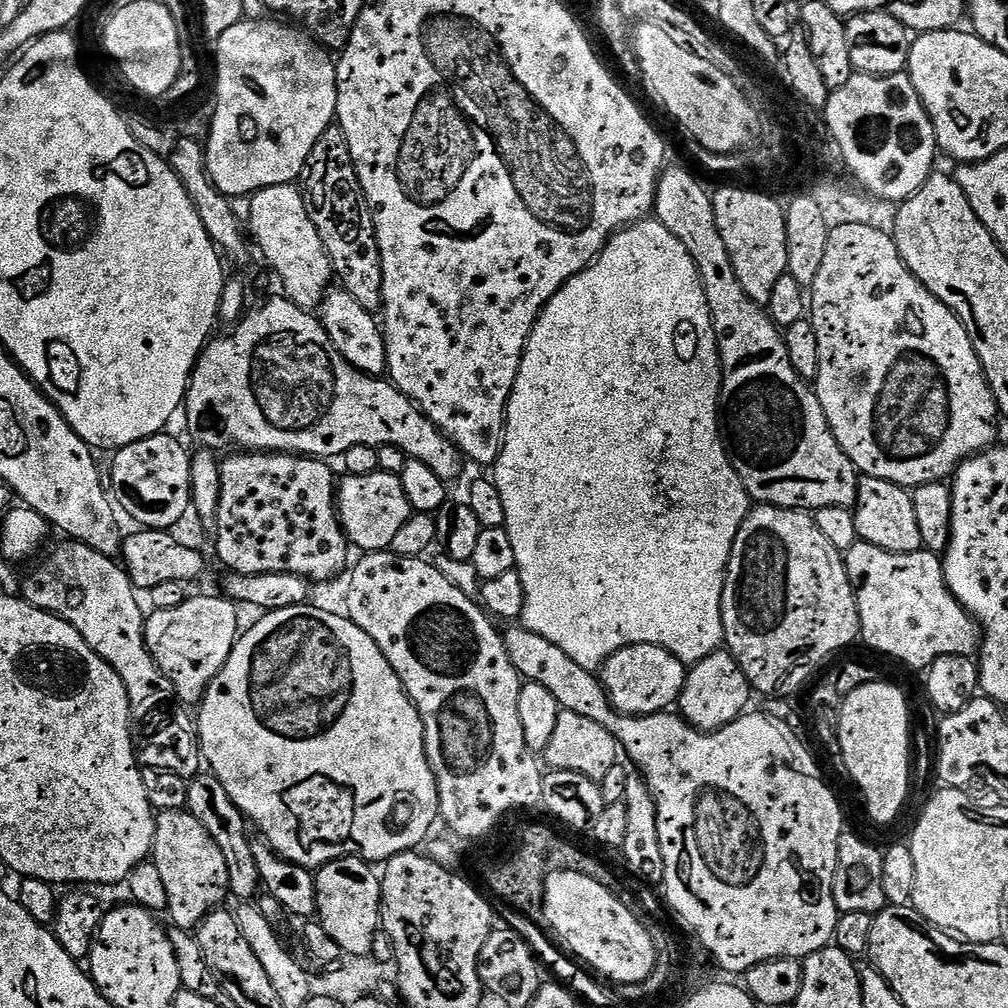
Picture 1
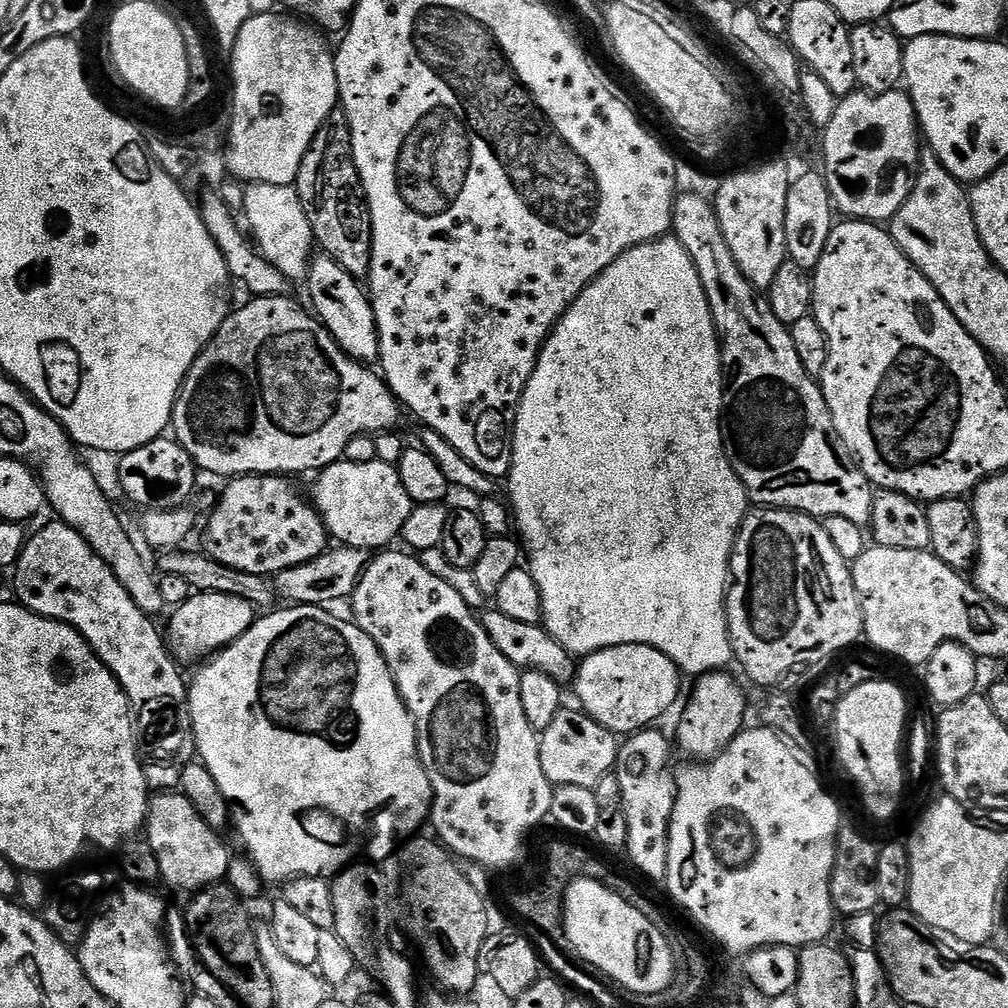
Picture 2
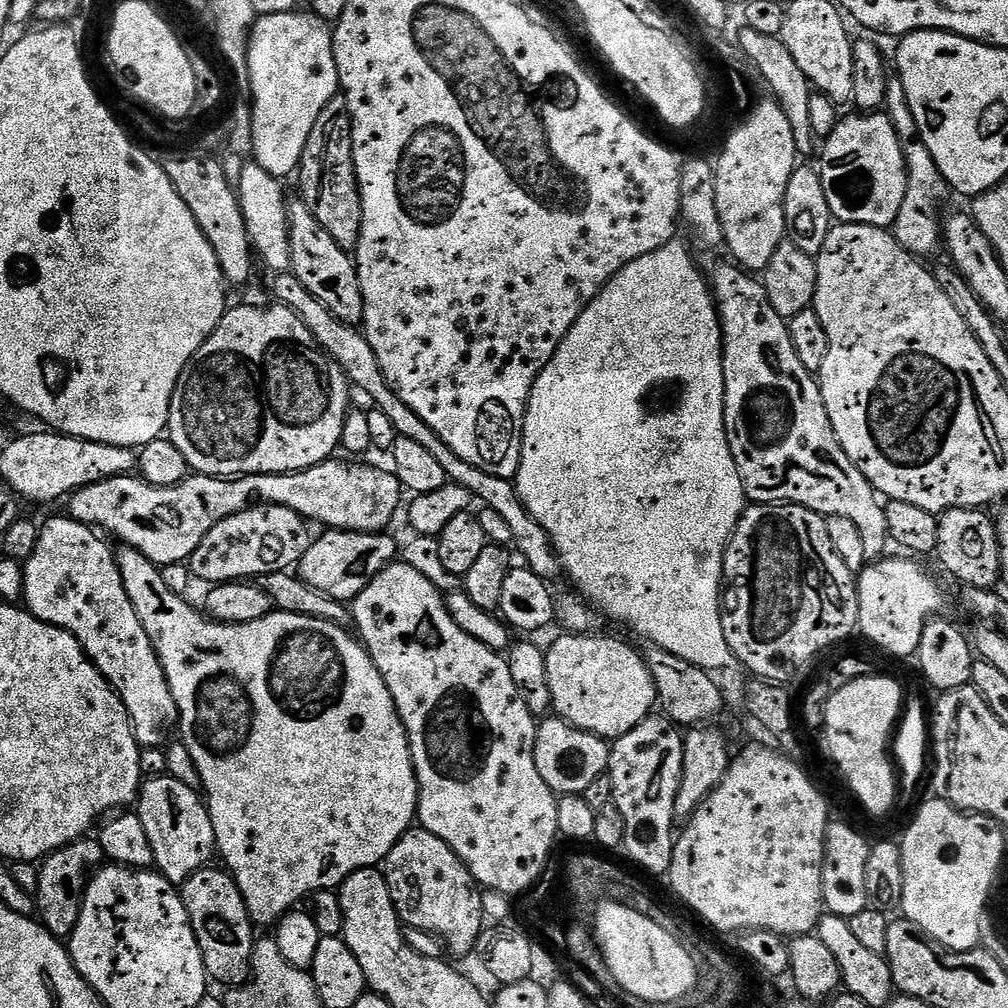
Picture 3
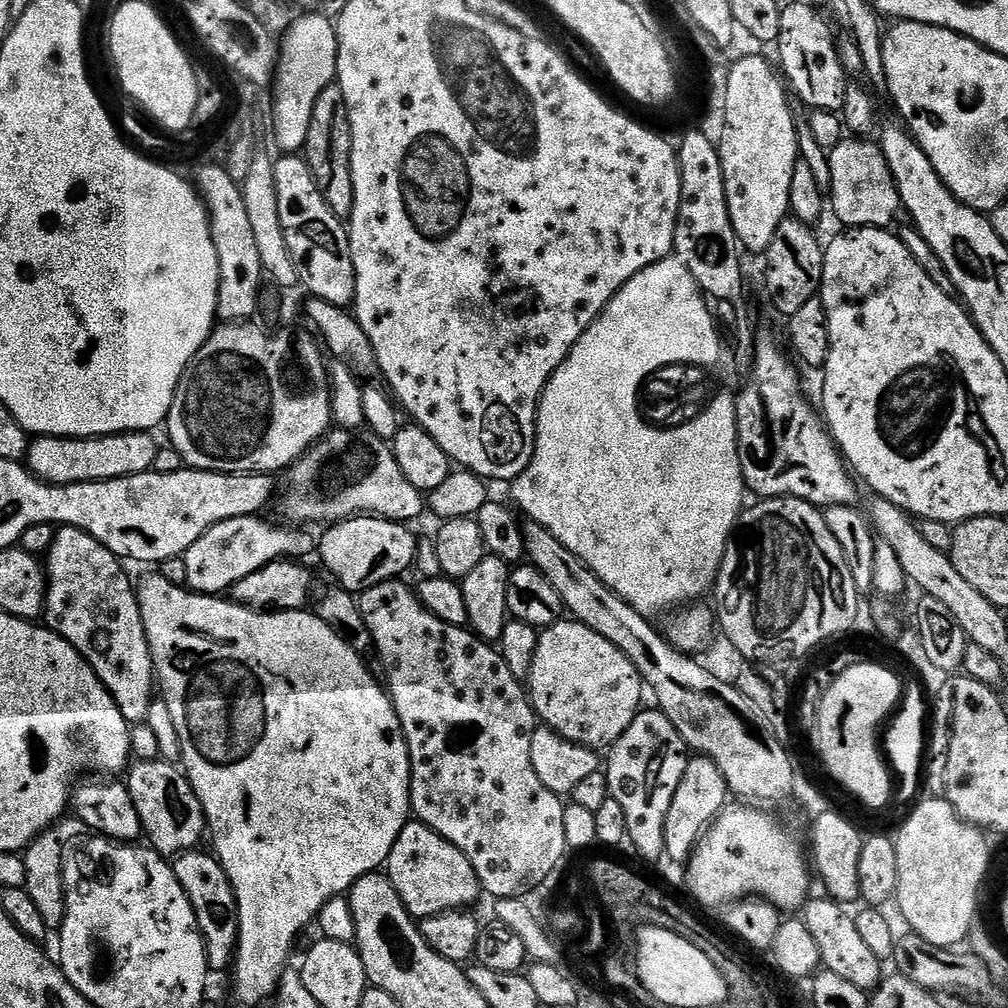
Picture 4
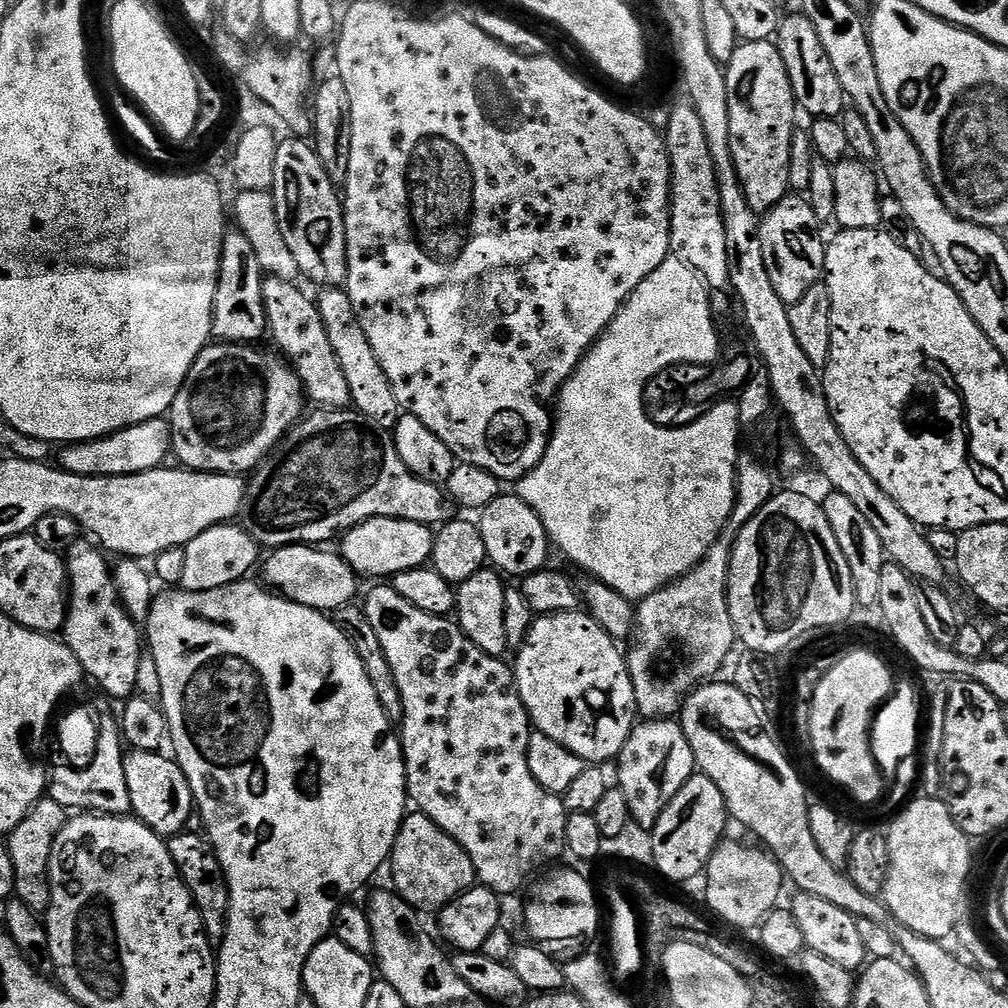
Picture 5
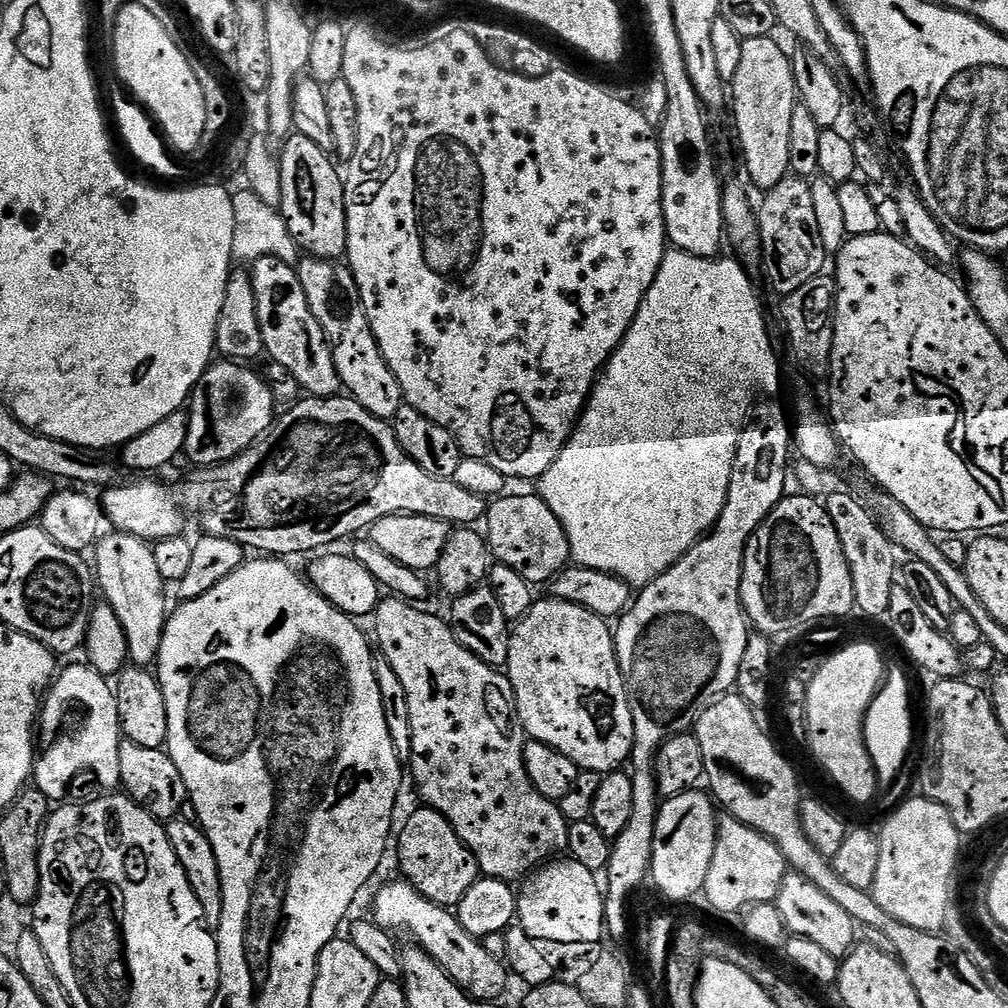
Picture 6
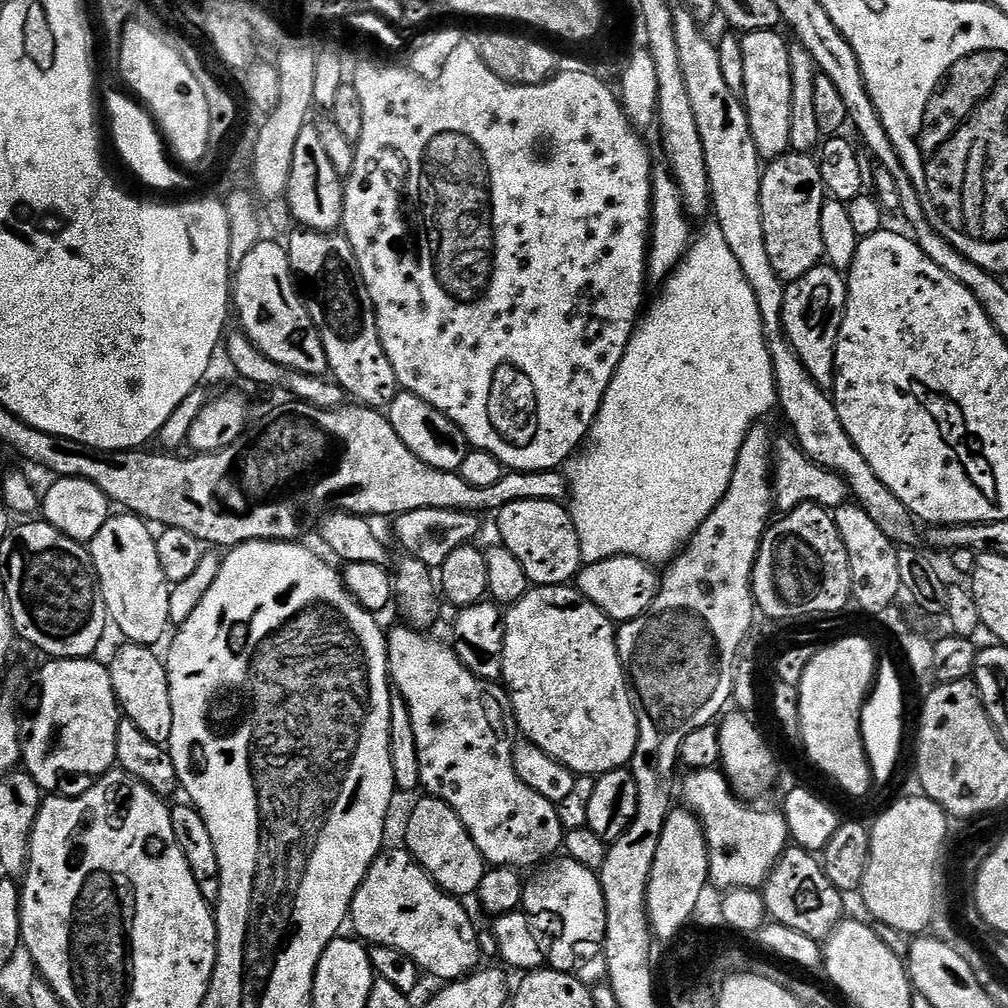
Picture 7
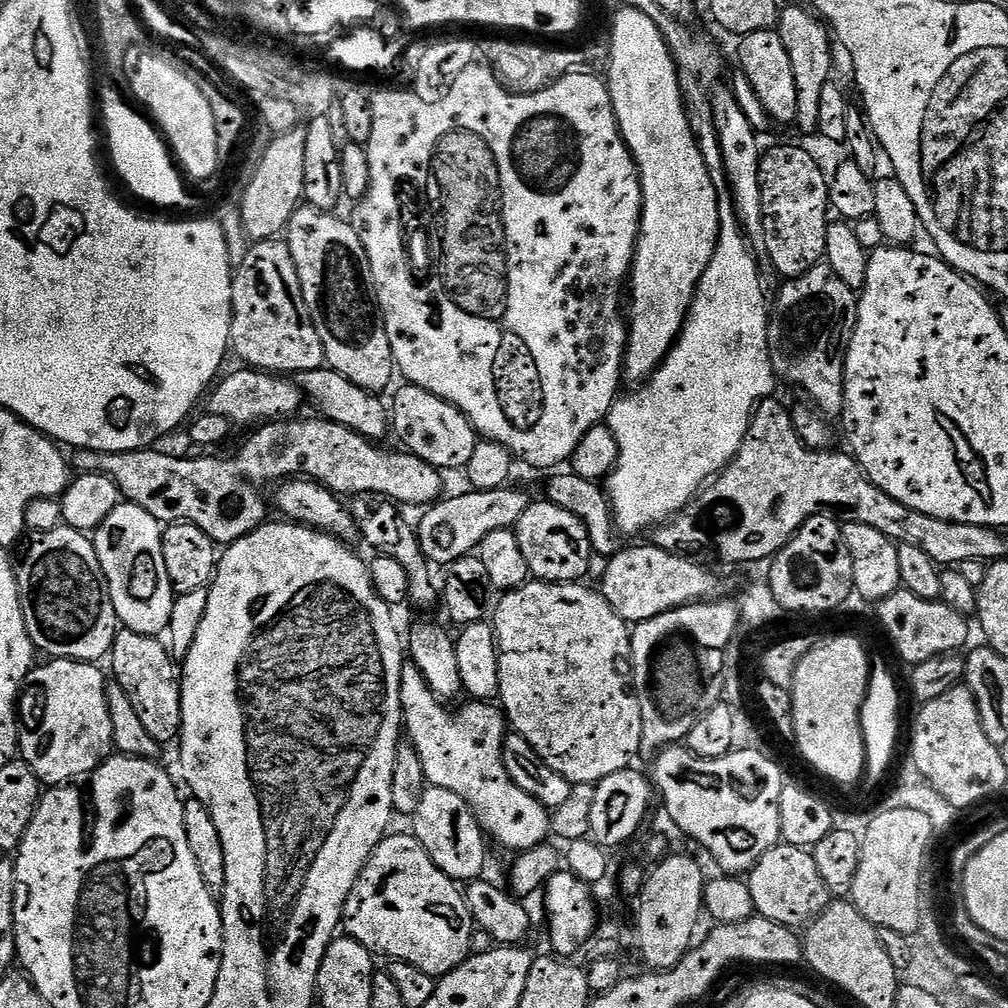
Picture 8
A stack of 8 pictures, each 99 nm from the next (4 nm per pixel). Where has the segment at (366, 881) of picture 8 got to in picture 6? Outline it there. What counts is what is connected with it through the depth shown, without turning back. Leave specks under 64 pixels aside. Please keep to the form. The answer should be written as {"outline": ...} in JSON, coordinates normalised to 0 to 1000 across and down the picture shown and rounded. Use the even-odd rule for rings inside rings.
{"outline":[[[393,871],[390,877],[385,877],[373,889],[373,906],[371,912],[374,917],[386,923],[402,921],[410,929],[412,936],[442,962],[442,966],[458,983],[464,985],[469,992],[483,994],[492,992],[504,980],[506,961],[500,952],[490,950],[486,942],[480,940],[475,932],[467,929],[458,918],[451,904],[440,901],[438,897],[427,895],[400,871]]]}

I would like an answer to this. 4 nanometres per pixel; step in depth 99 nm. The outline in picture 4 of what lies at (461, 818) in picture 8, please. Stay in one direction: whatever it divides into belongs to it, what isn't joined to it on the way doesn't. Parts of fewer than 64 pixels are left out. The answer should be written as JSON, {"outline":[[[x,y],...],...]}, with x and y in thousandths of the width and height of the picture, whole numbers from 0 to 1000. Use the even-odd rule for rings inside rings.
{"outline":[[[407,815],[395,827],[395,835],[391,835],[389,845],[383,854],[385,873],[395,883],[395,891],[403,899],[405,906],[411,911],[438,908],[463,902],[478,889],[476,872],[470,867],[470,859],[442,831],[438,831],[427,819],[416,815]]]}

